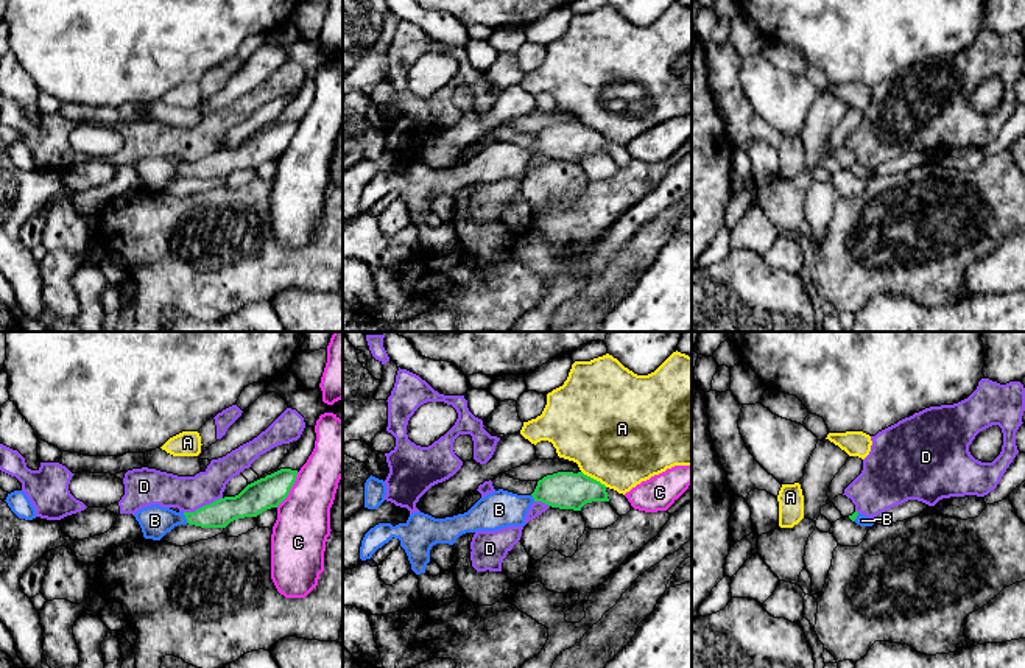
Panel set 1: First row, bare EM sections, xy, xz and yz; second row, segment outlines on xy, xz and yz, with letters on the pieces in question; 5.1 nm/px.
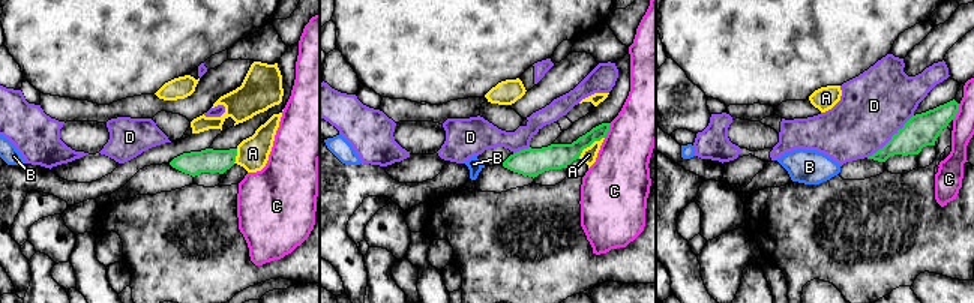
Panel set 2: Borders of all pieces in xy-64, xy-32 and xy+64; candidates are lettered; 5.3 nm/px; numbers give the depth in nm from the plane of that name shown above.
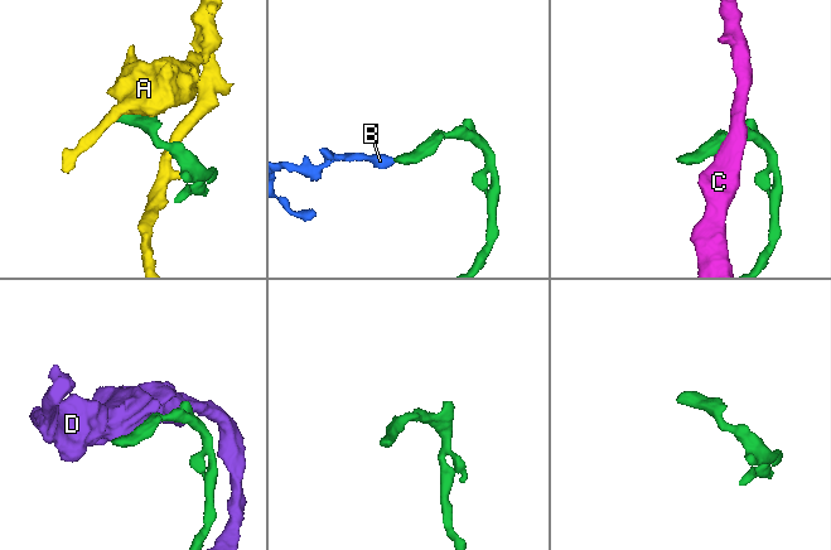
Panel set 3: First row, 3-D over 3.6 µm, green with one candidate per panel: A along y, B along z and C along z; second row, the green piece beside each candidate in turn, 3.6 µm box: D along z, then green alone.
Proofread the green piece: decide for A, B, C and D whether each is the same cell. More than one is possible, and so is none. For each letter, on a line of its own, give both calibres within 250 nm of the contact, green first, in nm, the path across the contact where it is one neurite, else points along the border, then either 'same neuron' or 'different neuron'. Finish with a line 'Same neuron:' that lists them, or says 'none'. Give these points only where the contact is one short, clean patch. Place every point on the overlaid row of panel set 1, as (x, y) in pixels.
A: 190/500 nm | different neuron
B: 140/160 nm | across xy (218, 514), (186, 517), (154, 520) | same neuron
C: 160/280 nm | along xy (298, 472), (290, 492), (276, 506) | different neuron
D: 150/180 nm | different neuron
Same neuron: B

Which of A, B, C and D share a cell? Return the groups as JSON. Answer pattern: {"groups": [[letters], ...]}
{"groups": [["A"], ["B"], ["C"], ["D"]]}

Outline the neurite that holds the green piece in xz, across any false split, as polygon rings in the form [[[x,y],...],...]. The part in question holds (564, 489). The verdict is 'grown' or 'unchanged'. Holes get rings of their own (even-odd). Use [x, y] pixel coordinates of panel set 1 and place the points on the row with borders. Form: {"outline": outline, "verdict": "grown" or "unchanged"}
{"outline": [[[558,472],[539,480],[531,495],[517,495],[498,489],[480,498],[464,514],[435,519],[419,511],[410,514],[405,523],[396,526],[379,523],[365,534],[360,559],[371,559],[379,548],[394,537],[400,540],[411,570],[421,575],[425,573],[430,562],[433,545],[453,545],[466,533],[523,526],[534,501],[542,501],[551,508],[581,511],[586,503],[609,501],[609,498],[606,486],[583,472]]], "verdict": "grown"}

